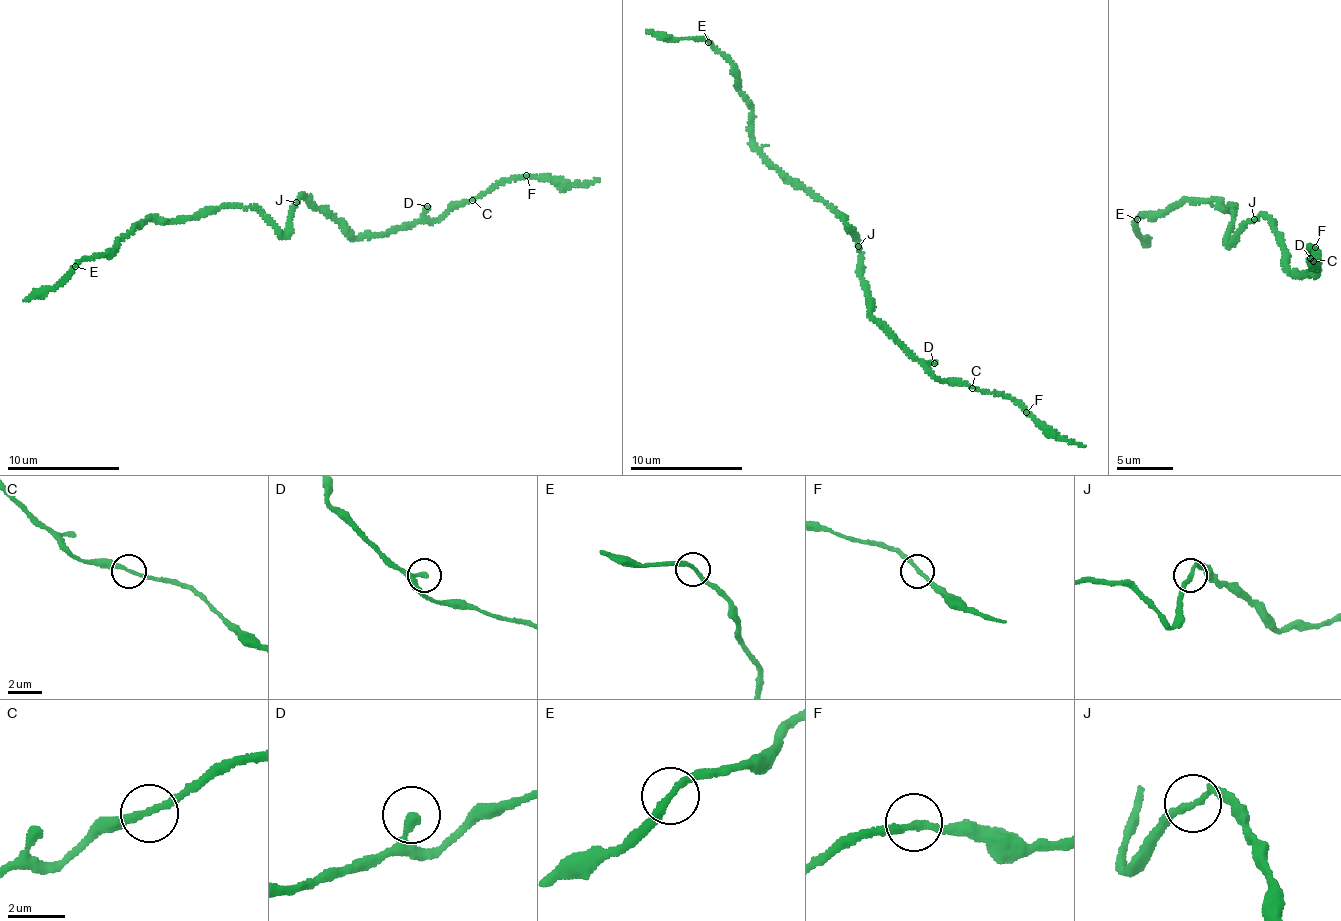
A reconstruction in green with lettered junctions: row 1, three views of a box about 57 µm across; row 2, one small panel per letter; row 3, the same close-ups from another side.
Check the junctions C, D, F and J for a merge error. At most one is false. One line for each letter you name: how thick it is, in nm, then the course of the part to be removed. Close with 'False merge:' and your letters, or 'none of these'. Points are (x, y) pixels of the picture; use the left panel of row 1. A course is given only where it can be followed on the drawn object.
False merge: none of these

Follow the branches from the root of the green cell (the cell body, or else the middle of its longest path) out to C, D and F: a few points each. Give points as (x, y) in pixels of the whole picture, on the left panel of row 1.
C: (293, 207), (302, 195), (339, 227), (354, 237), (364, 237), (387, 236), (417, 223), (432, 222), (472, 200)
D: (293, 207), (302, 195), (309, 204), (354, 237), (387, 236), (406, 229), (421, 217), (427, 206)
F: (293, 207), (302, 195), (309, 204), (354, 237), (387, 236), (417, 223), (432, 222), (511, 179), (526, 175)

